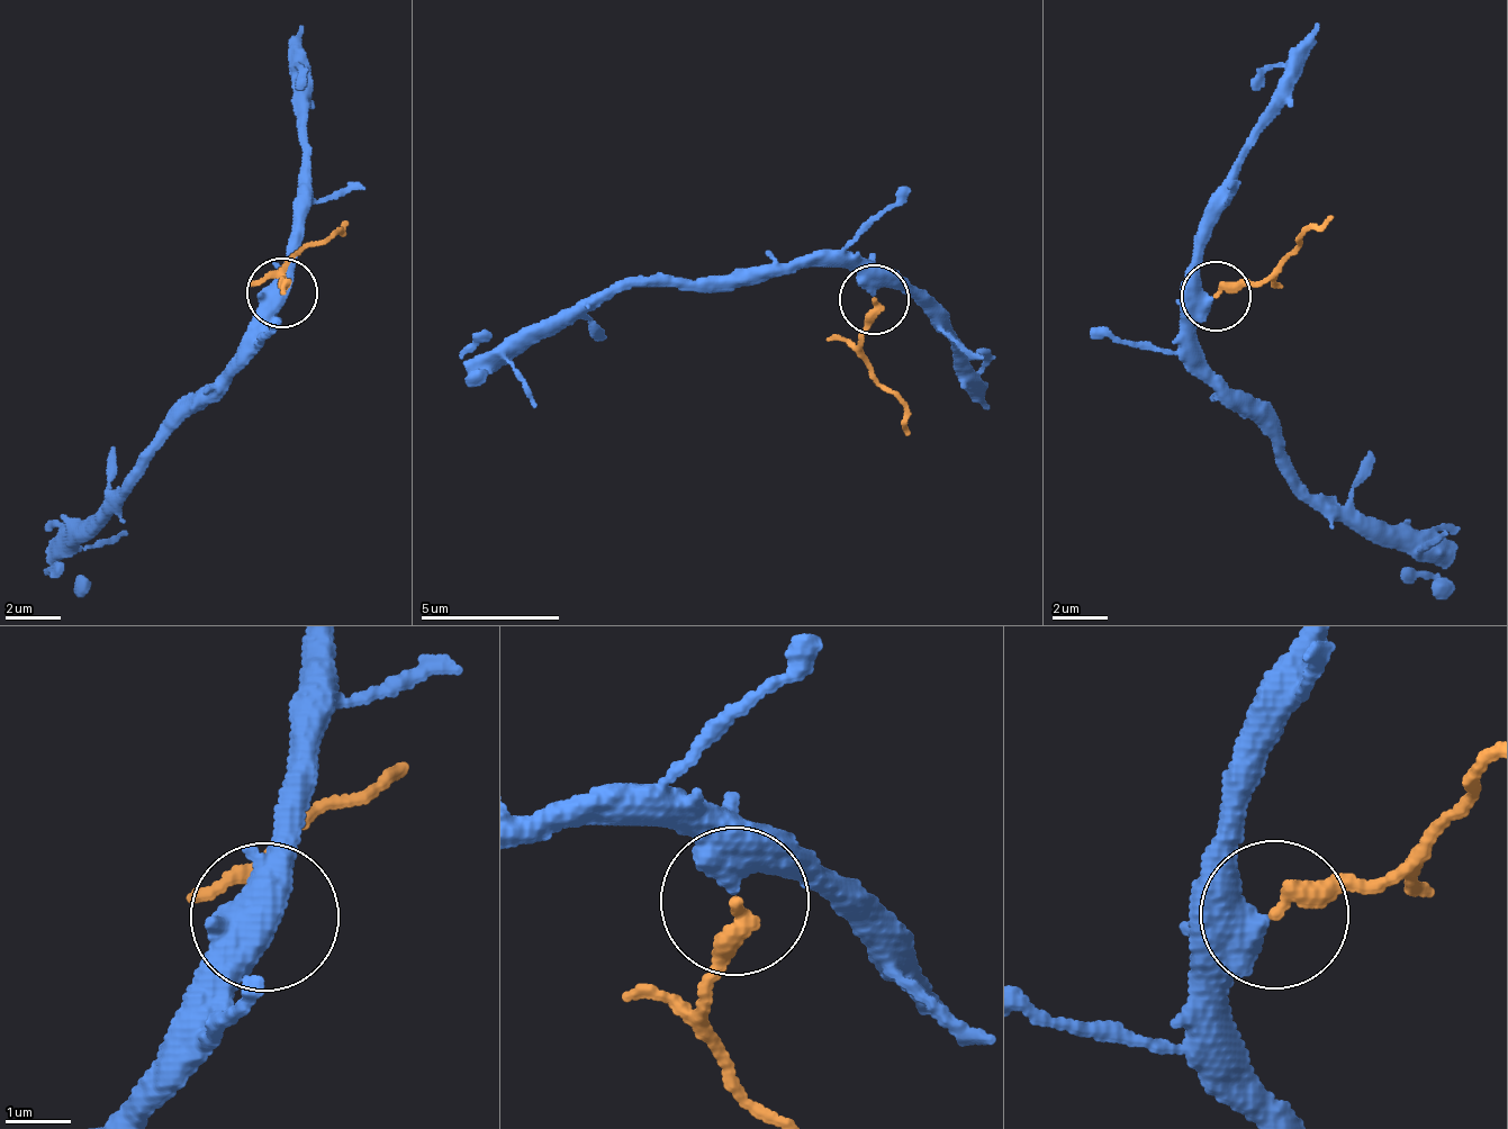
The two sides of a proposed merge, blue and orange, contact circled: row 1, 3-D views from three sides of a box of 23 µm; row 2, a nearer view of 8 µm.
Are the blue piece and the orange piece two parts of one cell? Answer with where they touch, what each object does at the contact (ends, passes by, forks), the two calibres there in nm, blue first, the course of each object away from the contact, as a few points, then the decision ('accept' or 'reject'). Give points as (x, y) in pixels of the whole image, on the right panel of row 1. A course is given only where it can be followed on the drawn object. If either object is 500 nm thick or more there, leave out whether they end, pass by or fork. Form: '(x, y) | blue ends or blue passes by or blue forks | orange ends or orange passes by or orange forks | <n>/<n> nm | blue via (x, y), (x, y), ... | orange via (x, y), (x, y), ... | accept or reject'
(1216, 296) | blue passes by | orange ends | 420/280 nm | blue via (1215, 295), (1195, 337), (1298, 484), (1397, 534), (1436, 563), (1434, 576), (1447, 597) | orange via (1215, 295), (1278, 273), (1330, 215) | reject

